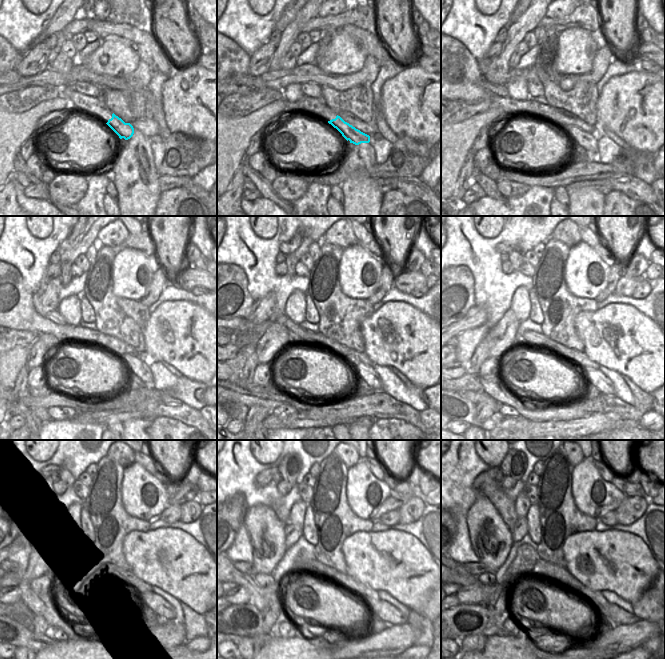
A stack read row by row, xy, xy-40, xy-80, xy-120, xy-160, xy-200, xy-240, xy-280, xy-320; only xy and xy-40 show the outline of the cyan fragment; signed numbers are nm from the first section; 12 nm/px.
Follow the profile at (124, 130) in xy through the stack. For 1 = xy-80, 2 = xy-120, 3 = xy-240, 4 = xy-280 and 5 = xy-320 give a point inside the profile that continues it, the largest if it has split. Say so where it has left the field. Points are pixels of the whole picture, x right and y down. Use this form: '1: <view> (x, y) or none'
1: xy-80 (588, 141)
2: xy-120 (141, 367)
3: xy-240 (158, 607)
4: xy-280 (383, 610)
5: xy-320 (619, 616)

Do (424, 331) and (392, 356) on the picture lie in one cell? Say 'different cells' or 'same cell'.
same cell

